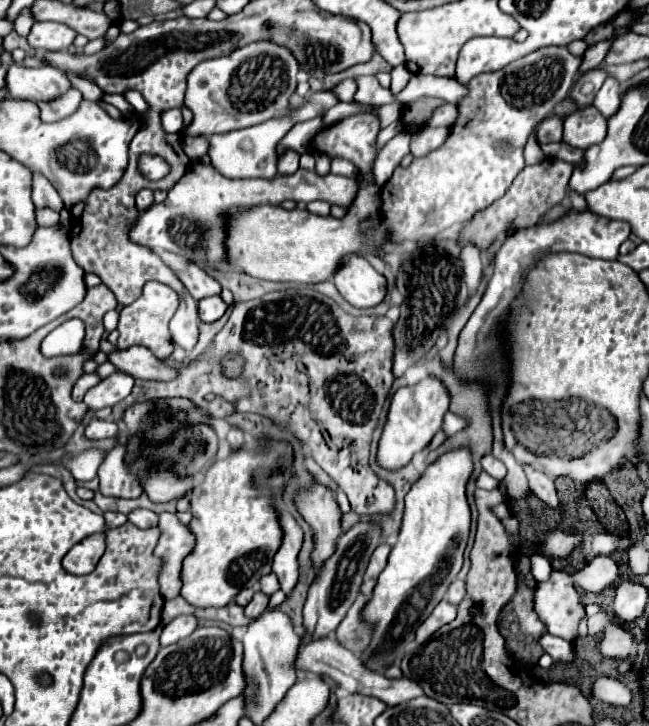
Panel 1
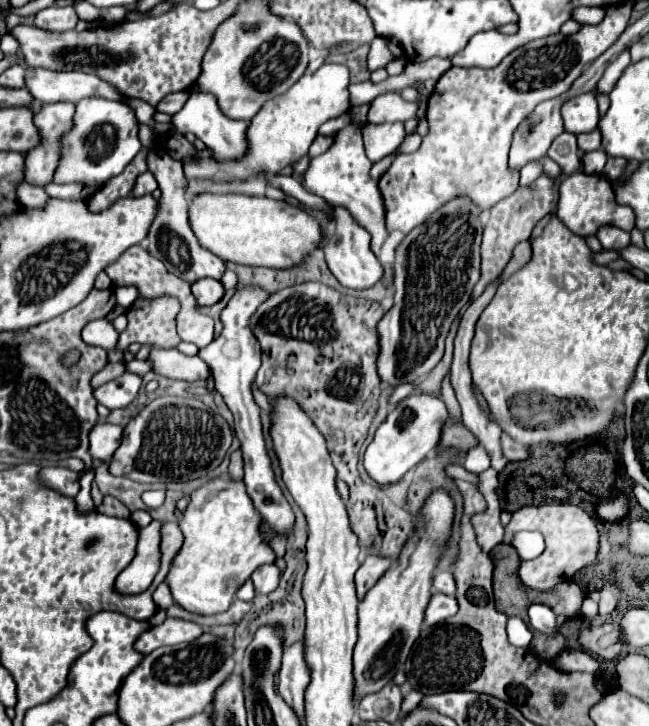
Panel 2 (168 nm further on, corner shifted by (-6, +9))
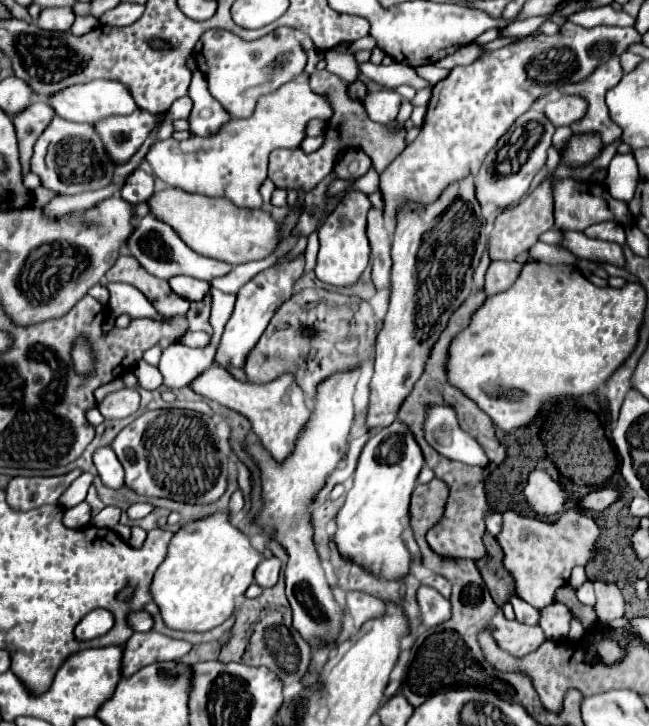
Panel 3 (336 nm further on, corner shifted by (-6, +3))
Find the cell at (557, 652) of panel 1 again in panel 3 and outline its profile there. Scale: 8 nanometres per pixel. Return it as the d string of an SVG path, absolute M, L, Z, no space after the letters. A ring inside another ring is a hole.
M512 596L510 598L510 604L514 606L514 612L516 612L516 620L522 622L522 624L530 624L530 626L538 626L540 624L540 610L530 606L528 602L524 602L522 598L518 596Z

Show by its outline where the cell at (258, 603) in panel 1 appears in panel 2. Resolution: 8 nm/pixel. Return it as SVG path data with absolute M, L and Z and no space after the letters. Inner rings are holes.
M276 564L260 566L252 574L252 582L254 582L258 594L270 594L272 590L276 590L278 580L280 580L280 568Z

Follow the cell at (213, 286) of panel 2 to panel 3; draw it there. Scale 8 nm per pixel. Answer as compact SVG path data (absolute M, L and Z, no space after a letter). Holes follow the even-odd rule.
M174 276L168 284L178 296L182 296L190 302L200 302L200 300L204 300L206 294L210 294L210 282L196 280L190 276Z

